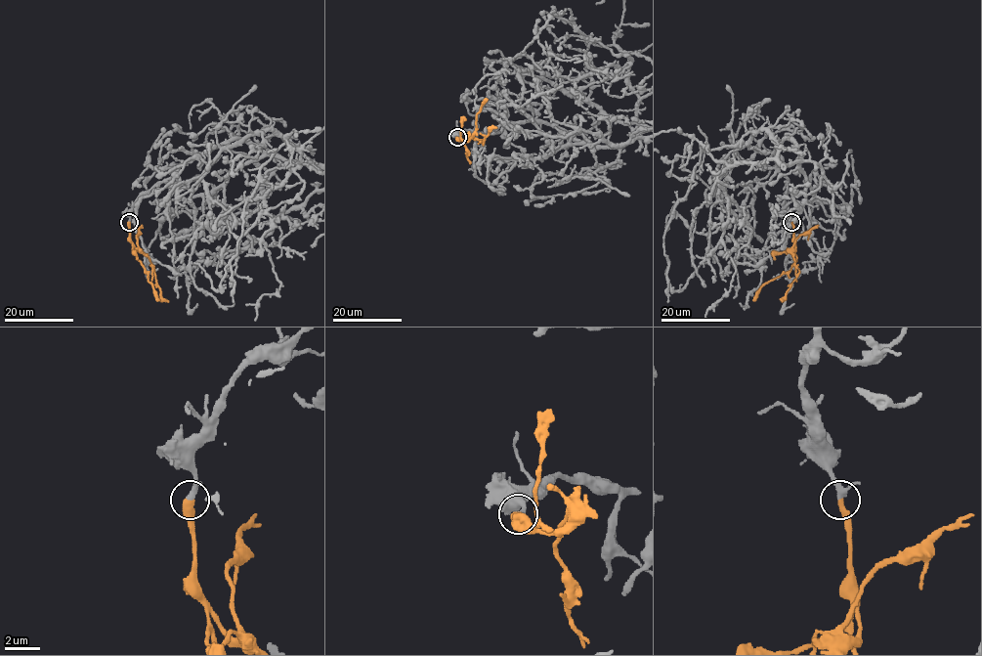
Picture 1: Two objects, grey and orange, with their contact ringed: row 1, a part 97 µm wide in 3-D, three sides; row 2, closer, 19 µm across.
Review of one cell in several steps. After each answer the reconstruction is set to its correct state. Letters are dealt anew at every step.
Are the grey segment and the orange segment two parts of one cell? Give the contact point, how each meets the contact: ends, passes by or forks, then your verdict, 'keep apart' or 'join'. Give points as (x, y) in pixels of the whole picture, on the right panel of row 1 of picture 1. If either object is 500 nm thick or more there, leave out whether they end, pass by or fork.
place (791, 222); grey passes by; orange ends; join

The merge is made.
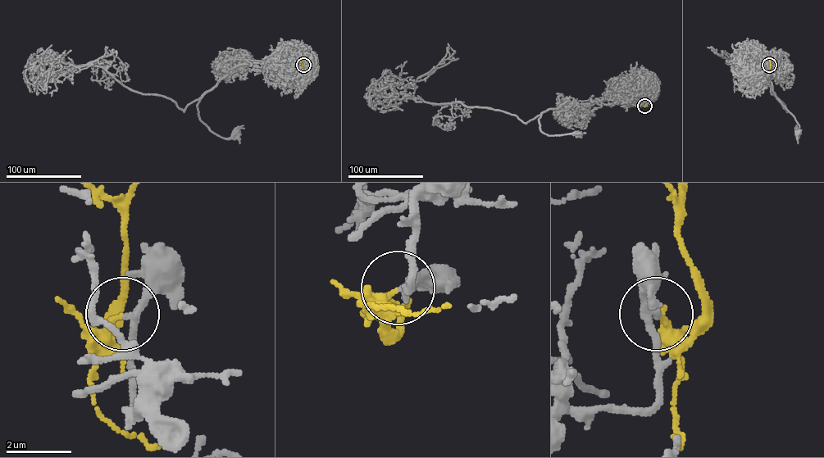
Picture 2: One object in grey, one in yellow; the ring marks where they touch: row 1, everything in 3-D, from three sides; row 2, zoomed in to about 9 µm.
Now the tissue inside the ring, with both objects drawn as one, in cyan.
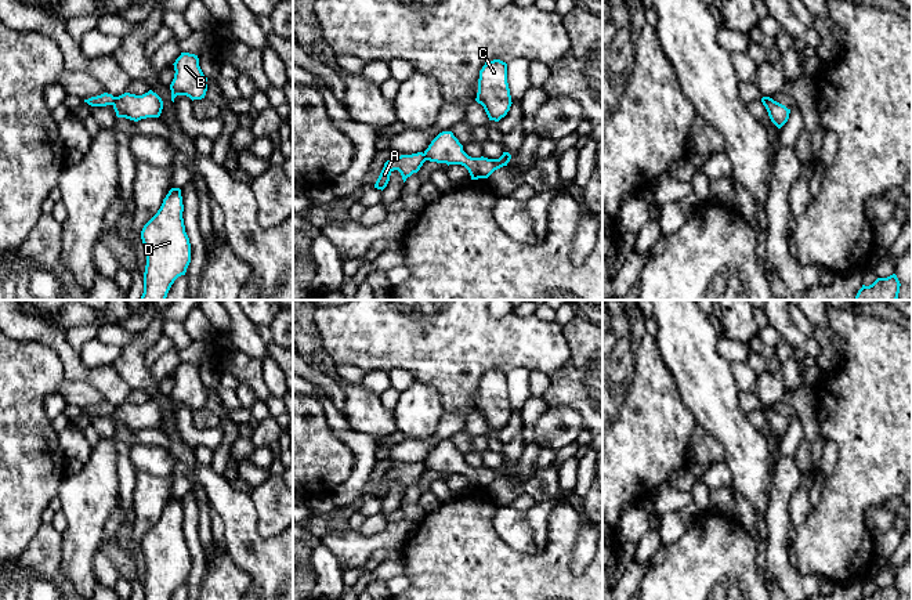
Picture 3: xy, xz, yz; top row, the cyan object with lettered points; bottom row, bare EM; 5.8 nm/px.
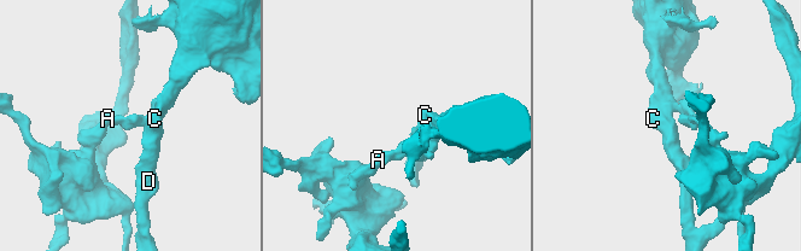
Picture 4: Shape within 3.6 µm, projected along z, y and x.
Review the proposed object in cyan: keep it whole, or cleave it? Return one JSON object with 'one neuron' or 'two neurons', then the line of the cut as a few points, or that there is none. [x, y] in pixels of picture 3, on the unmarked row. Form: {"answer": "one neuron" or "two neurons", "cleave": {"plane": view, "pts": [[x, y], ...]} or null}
{"answer": "two neurons", "cleave": {"plane": "xy", "pts": [[116, 407], [112, 414]]}}

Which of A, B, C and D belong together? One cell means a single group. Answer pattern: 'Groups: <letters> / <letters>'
Groups: A / B C D

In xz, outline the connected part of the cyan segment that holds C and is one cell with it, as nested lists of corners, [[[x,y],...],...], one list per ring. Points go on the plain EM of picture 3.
[[[500,369],[485,372],[479,380],[475,411],[484,416],[489,430],[499,431],[507,424],[513,412],[506,372]]]

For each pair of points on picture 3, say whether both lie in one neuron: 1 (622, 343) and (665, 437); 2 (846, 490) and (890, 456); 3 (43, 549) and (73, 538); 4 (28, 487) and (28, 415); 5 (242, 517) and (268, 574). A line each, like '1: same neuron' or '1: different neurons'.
1: same neuron
2: same neuron
3: different neurons
4: same neuron
5: same neuron

